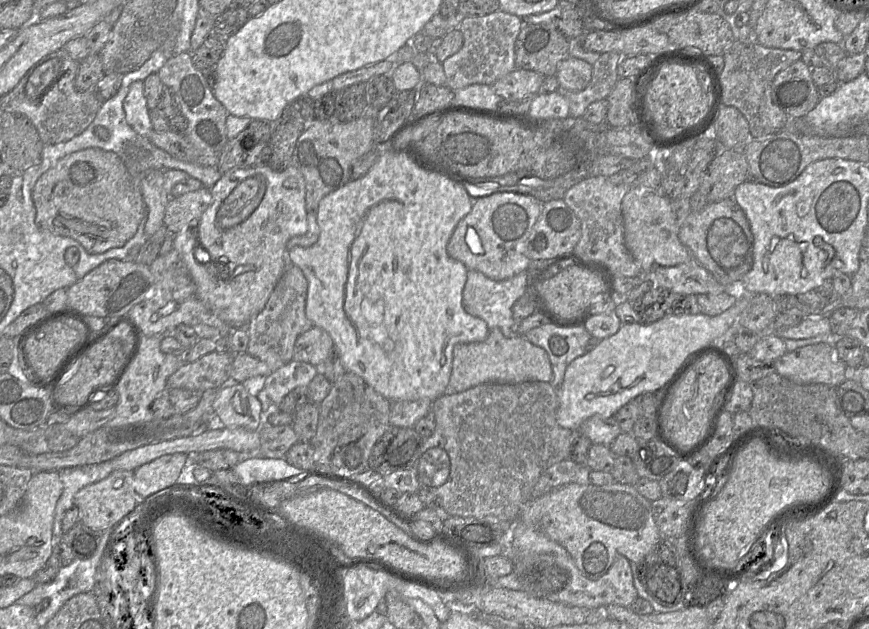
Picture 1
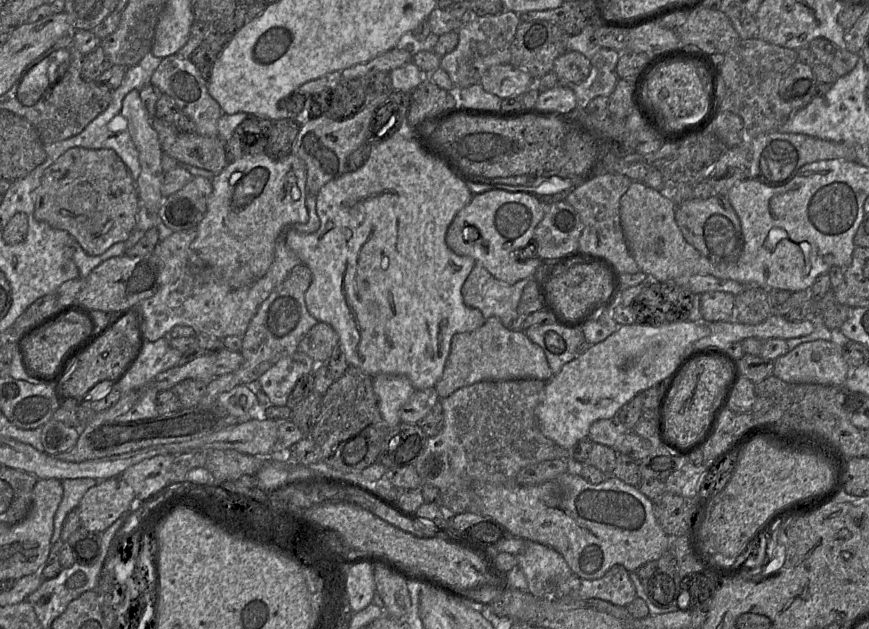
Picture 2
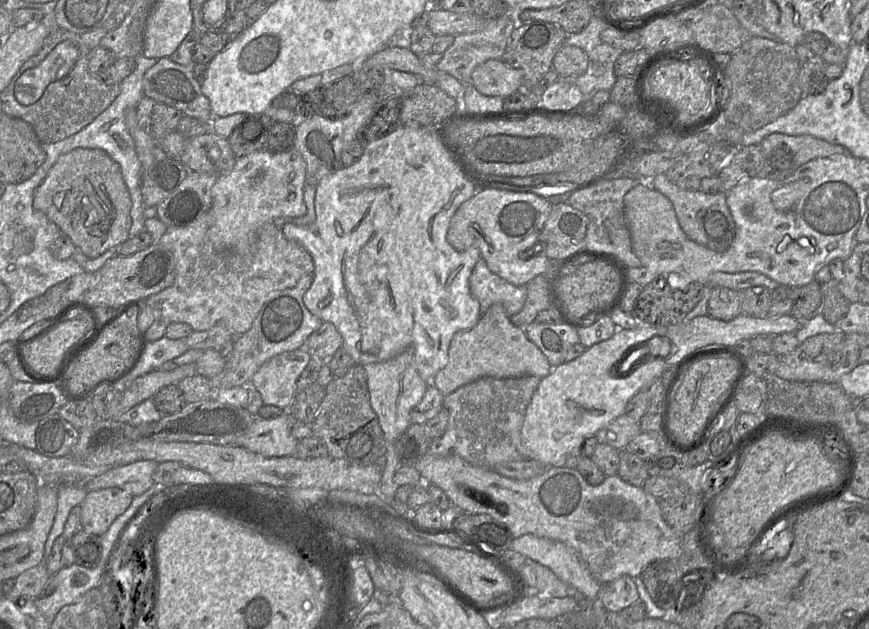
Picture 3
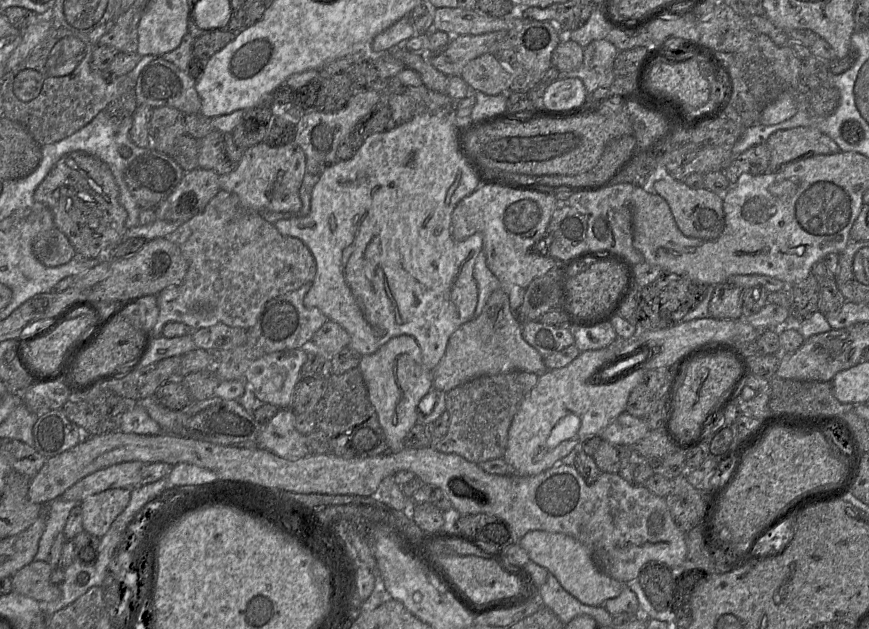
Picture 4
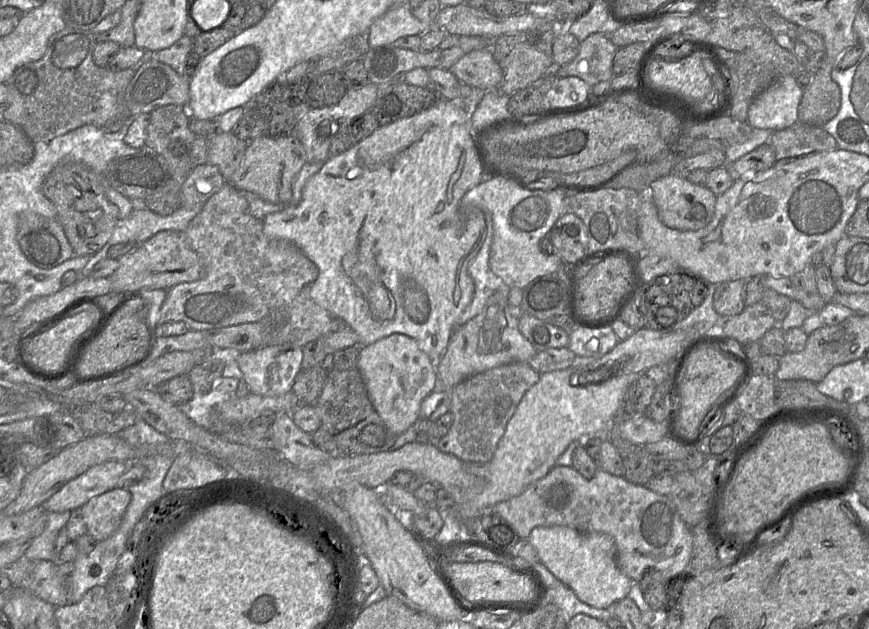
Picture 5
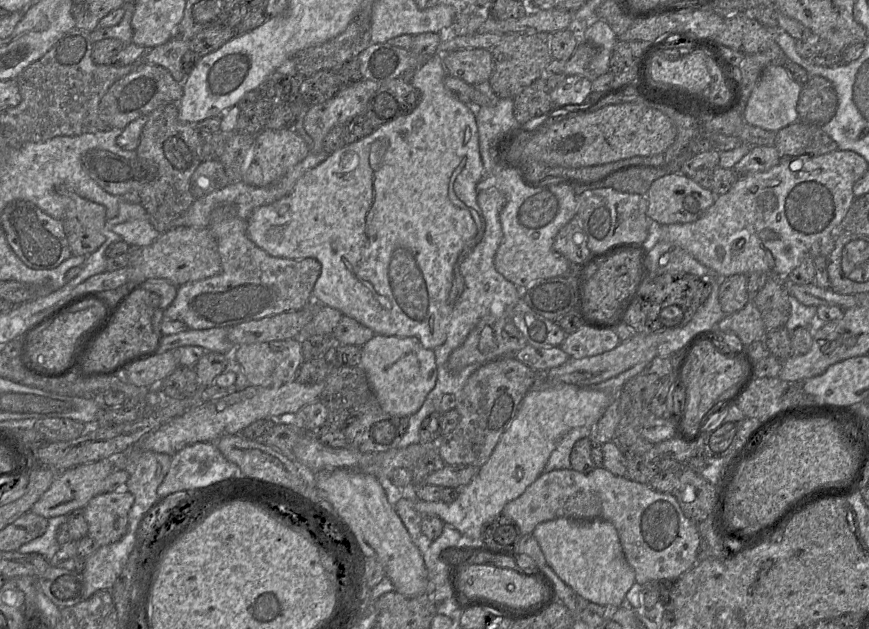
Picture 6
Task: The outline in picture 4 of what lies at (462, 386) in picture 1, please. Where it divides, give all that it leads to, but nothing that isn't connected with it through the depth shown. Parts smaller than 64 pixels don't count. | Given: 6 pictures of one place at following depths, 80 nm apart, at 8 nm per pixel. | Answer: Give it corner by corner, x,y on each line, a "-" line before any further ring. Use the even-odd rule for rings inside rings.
497,289
489,297
481,314
462,324
450,336
445,354
432,371
433,388
449,392
474,378
525,371
538,376
547,371
544,358
522,337
522,324
515,318
506,290

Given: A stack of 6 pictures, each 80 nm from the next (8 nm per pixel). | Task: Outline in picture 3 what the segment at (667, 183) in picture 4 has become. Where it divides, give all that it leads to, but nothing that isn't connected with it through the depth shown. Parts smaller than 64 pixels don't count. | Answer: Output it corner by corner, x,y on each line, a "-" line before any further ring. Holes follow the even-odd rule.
665,174
655,176
651,186
672,203
679,225
686,236
695,243
716,252
729,248
735,236
735,222
726,203
726,193
706,194
701,191
687,191
670,181

